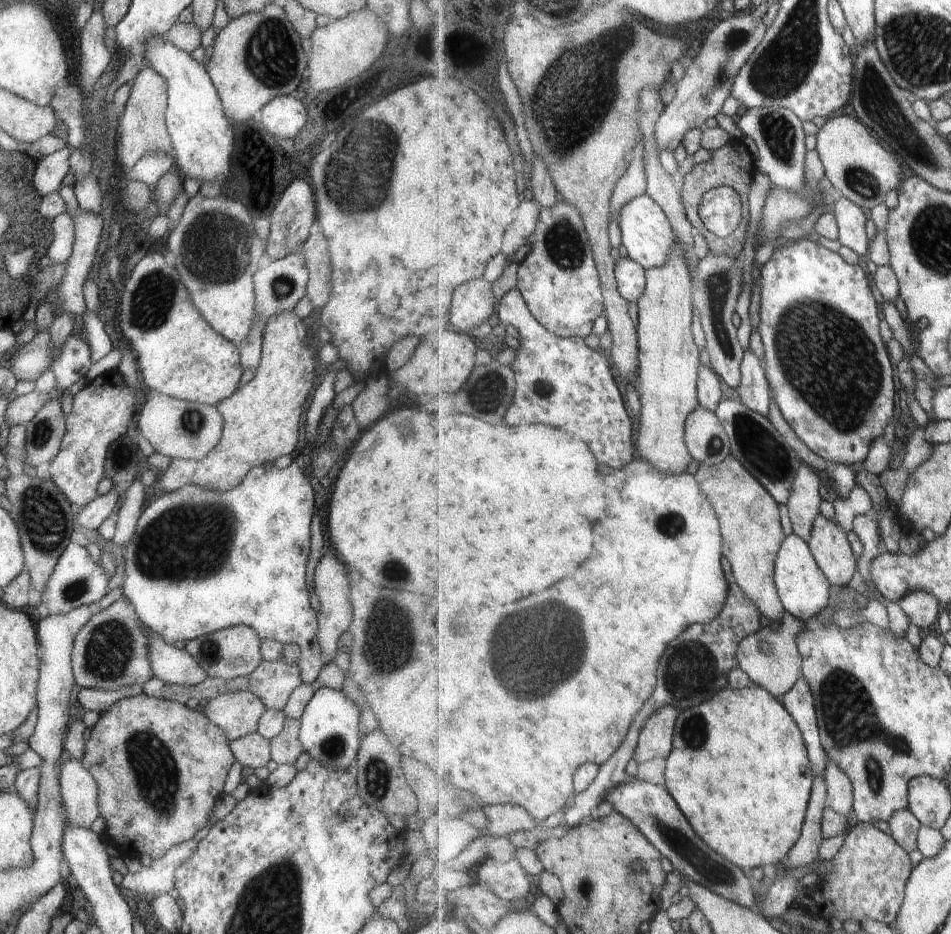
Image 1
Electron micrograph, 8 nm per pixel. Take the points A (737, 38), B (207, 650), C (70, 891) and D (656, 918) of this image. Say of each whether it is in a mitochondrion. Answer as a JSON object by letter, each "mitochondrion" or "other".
{"A":"mitochondrion","B":"mitochondrion","C":"other","D":"other"}

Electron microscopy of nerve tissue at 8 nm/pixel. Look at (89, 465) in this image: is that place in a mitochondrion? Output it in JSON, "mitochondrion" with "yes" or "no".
{"mitochondrion":"no"}

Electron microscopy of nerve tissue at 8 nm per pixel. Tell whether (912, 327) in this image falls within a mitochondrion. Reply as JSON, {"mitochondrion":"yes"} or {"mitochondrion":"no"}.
{"mitochondrion":"no"}

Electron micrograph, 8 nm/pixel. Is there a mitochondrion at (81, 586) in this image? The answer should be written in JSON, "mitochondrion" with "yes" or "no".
{"mitochondrion":"yes"}

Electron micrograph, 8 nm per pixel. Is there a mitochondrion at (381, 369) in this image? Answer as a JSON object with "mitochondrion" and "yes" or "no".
{"mitochondrion":"no"}

